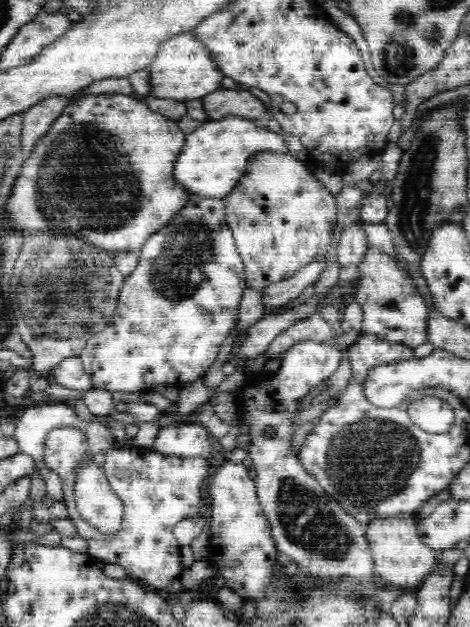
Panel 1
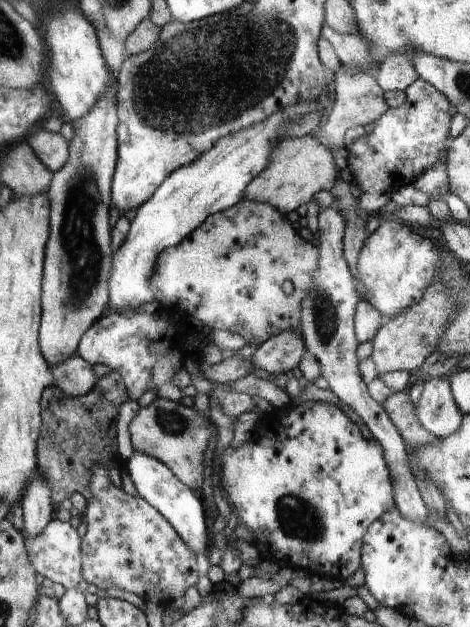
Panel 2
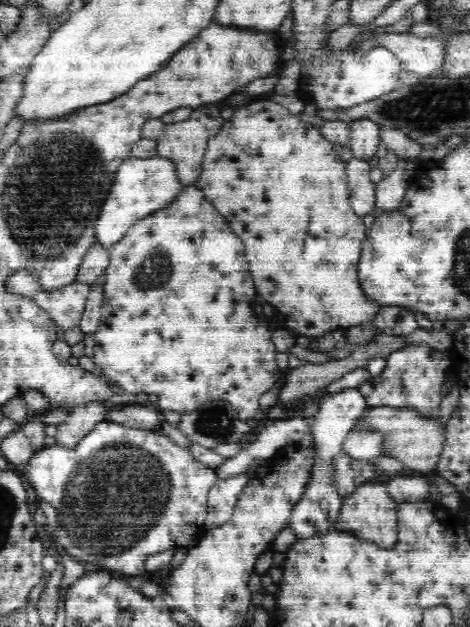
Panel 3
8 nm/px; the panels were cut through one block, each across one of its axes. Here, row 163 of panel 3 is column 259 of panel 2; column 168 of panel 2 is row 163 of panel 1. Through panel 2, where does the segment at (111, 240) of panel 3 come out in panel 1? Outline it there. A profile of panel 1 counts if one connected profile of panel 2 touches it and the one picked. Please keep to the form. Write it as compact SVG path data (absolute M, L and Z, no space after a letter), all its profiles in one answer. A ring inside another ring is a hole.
M226 115L218 120L211 119L201 123L188 134L184 150L174 168L174 179L178 179L182 187L193 192L193 196L223 200L236 188L254 154L262 152L289 152L282 136L270 131L263 120L254 121L238 115Z

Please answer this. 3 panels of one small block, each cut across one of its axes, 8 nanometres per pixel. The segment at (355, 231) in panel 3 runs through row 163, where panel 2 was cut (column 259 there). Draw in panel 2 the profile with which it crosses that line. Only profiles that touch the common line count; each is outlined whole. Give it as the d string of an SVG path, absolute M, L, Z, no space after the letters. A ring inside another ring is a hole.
M242 200L240 204L213 214L180 245L161 253L152 285L157 290L155 301L162 311L172 308L187 312L212 330L229 330L240 334L246 344L262 345L274 334L301 329L305 298L315 289L316 248L302 240L281 211L268 203ZM291 282L292 294L286 295L282 285Z

